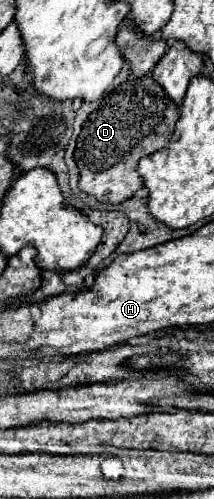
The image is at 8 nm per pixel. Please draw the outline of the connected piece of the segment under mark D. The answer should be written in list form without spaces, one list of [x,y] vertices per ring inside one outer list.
[[[150,75],[124,81],[104,93],[104,97],[98,99],[98,107],[84,121],[76,141],[74,159],[80,169],[78,189],[108,205],[130,199],[142,187],[142,179],[136,171],[138,161],[170,141],[176,119],[178,107],[160,85],[154,85]]]

